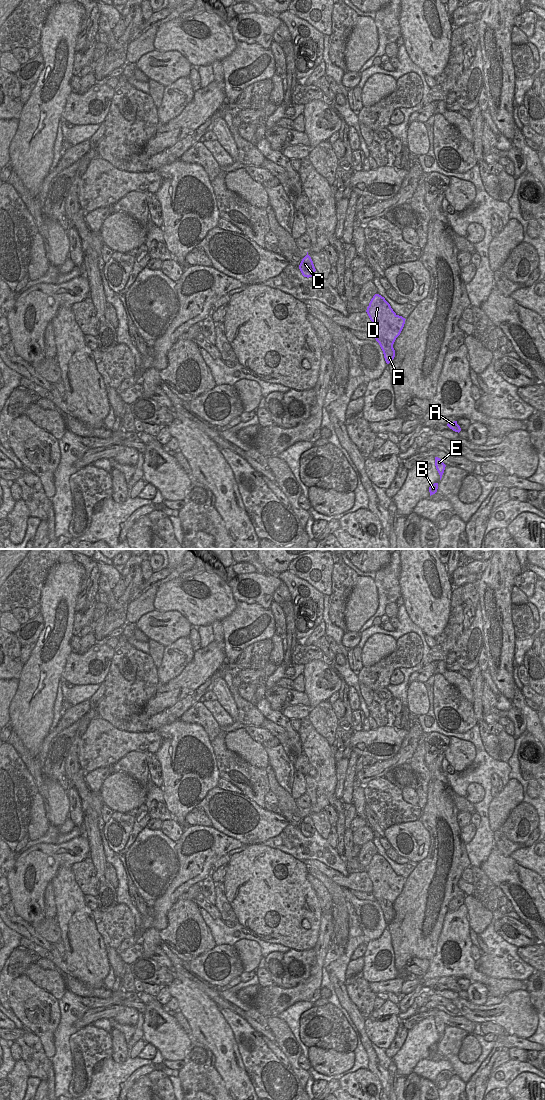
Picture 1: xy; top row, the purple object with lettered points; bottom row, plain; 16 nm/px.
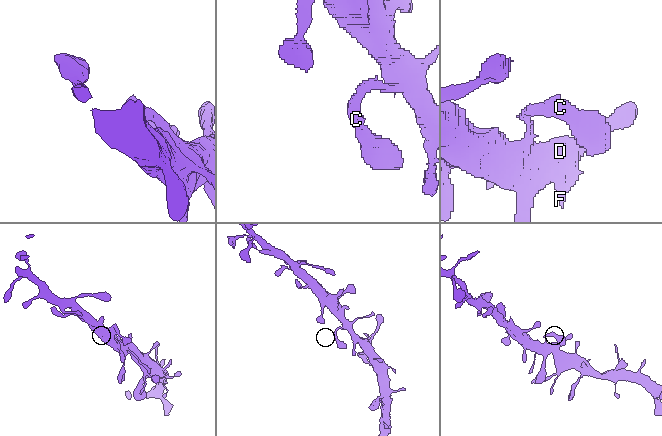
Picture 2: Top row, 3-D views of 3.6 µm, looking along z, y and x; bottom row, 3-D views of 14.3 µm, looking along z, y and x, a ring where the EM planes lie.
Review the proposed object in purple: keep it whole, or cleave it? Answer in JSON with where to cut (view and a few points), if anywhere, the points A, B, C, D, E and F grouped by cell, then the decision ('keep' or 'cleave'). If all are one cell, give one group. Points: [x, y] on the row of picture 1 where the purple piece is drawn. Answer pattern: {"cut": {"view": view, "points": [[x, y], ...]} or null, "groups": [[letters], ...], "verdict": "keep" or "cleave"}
{"cut": null, "groups": [["A", "B", "C", "D", "E", "F"]], "verdict": "keep"}

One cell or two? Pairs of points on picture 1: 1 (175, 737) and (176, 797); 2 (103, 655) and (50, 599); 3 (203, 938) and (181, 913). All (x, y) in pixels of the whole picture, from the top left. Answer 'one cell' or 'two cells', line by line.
1: one cell
2: two cells
3: one cell

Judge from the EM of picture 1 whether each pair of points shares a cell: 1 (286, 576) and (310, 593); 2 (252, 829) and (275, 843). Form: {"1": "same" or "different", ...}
{"1": "same", "2": "different"}

